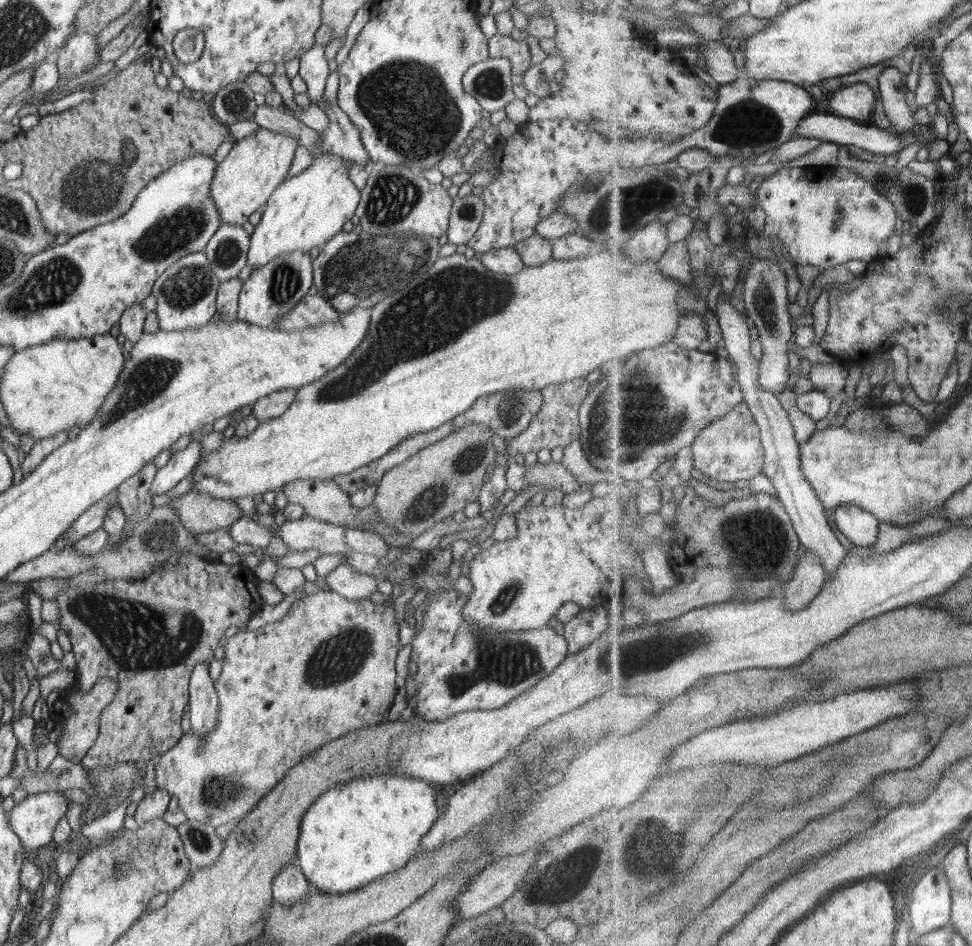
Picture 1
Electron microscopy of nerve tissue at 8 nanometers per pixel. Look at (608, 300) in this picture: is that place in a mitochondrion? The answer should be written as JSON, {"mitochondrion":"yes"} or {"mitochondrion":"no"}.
{"mitochondrion":"no"}

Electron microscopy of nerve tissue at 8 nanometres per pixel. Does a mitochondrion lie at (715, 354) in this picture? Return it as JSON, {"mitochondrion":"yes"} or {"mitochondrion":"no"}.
{"mitochondrion":"no"}

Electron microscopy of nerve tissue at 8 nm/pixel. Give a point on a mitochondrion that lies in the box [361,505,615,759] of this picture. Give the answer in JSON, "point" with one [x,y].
{"point":[509,664]}

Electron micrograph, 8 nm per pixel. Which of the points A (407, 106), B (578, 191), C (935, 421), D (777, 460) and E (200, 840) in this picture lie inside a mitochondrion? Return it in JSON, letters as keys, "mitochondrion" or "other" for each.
{"A":"mitochondrion","B":"mitochondrion","C":"other","D":"other","E":"mitochondrion"}

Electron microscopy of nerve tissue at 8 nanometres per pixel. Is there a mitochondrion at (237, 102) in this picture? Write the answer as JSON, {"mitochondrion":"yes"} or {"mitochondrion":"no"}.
{"mitochondrion":"yes"}

